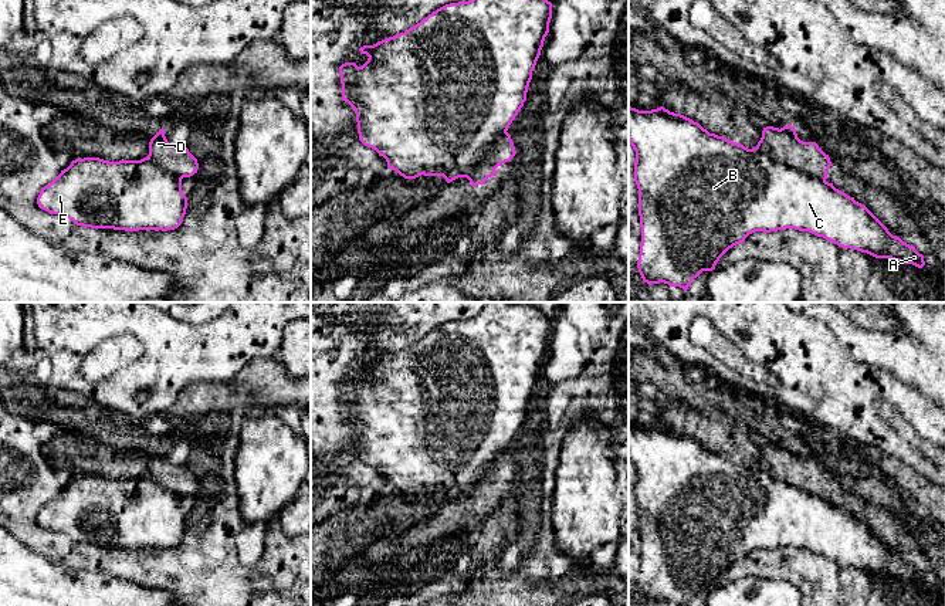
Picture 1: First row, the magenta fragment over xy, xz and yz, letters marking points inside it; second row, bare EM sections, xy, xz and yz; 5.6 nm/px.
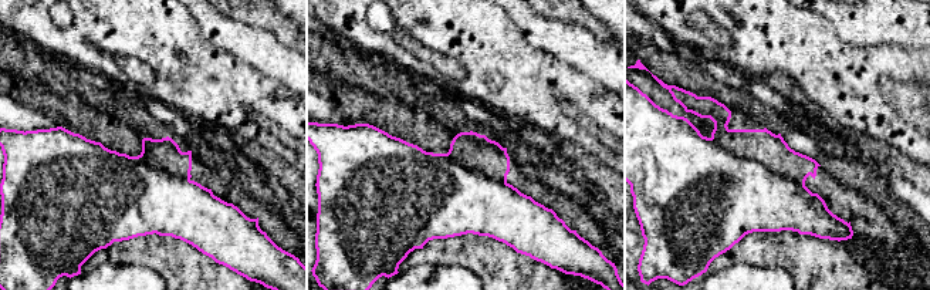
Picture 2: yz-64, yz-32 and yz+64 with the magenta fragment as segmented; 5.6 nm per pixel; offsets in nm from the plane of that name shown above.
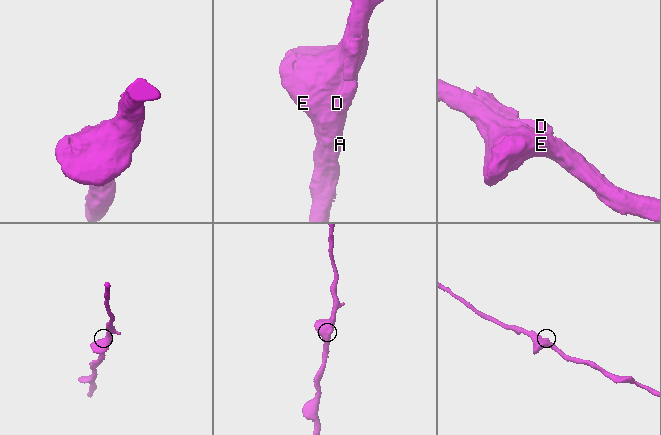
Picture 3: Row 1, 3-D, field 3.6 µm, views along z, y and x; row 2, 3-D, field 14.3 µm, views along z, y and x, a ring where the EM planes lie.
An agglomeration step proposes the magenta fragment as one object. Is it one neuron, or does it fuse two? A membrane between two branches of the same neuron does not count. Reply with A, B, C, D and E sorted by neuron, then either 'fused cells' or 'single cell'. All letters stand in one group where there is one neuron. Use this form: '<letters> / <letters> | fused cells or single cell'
A B C E / D | fused cells

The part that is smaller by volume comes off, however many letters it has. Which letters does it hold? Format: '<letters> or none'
D

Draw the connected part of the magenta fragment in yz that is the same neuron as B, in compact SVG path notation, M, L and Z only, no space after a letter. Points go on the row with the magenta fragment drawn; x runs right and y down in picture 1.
M629 106L629 142L636 150L634 182L639 189L639 216L641 244L637 261L644 282L668 284L685 292L702 271L715 270L719 258L734 246L741 244L755 231L795 228L823 237L839 247L867 253L875 258L891 258L918 268L925 265L924 255L914 246L892 236L888 228L861 203L833 183L789 167L768 153L709 133L698 122L660 106L639 111Z

